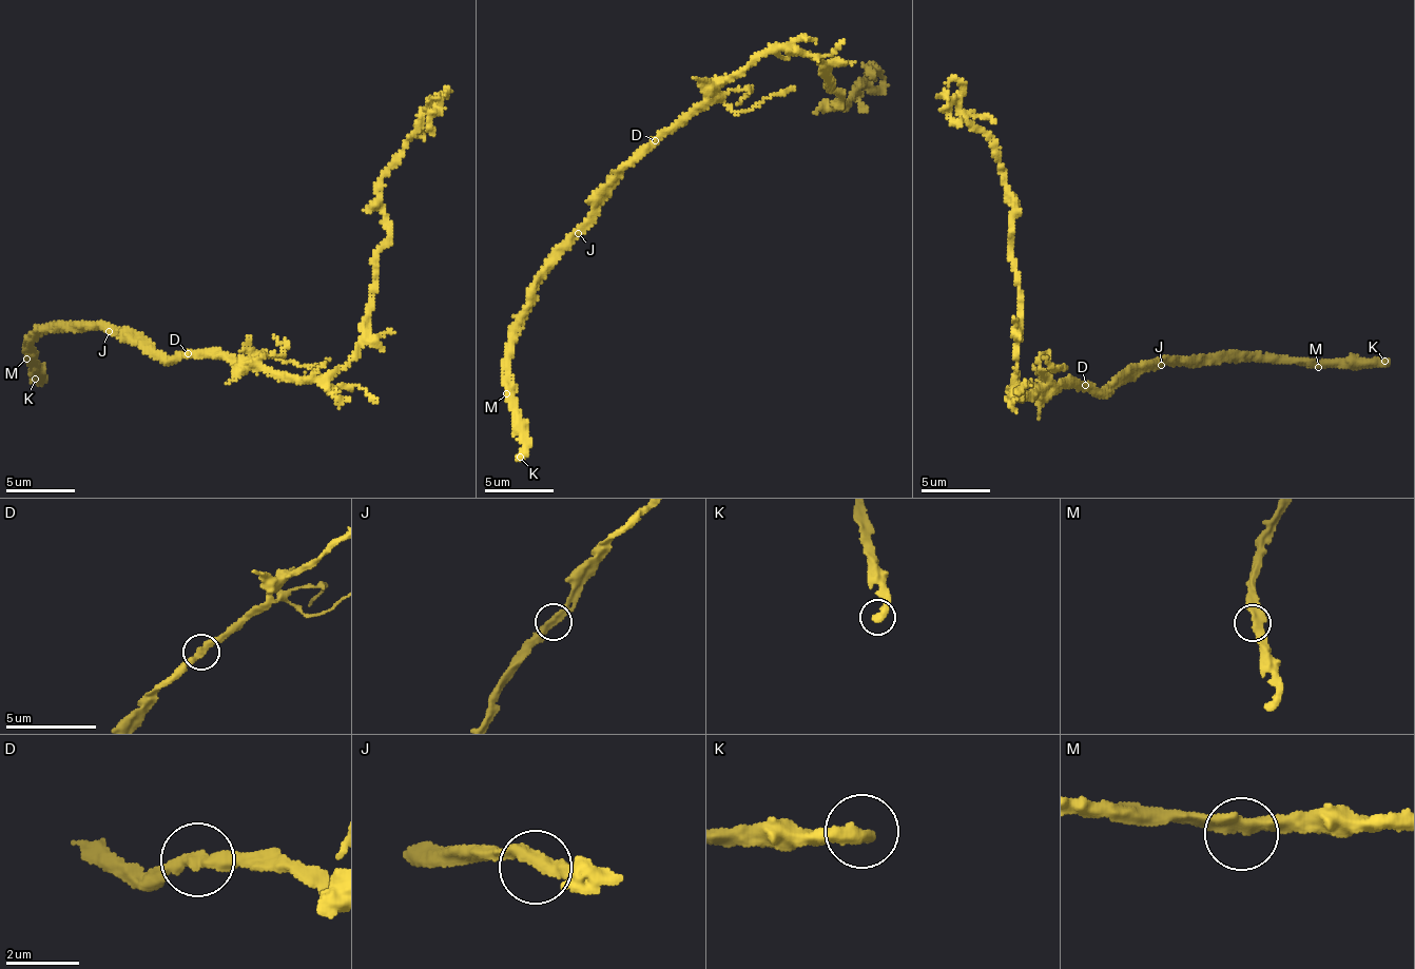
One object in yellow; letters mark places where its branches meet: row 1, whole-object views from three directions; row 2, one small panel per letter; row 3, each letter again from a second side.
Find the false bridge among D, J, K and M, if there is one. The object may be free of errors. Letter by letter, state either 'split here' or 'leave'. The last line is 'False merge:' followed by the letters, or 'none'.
D: leave
J: leave
K: leave
M: leave
False merge: none

